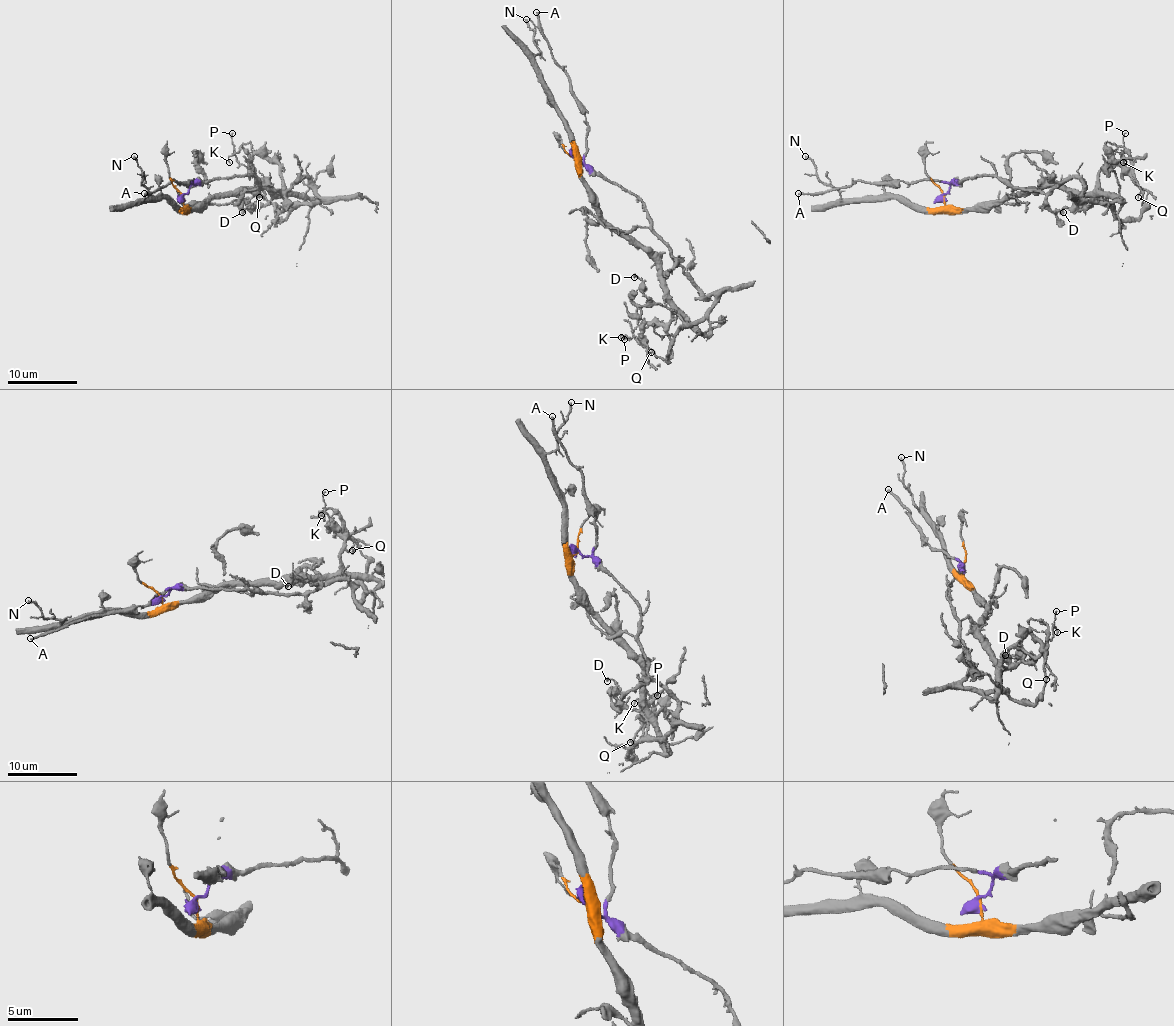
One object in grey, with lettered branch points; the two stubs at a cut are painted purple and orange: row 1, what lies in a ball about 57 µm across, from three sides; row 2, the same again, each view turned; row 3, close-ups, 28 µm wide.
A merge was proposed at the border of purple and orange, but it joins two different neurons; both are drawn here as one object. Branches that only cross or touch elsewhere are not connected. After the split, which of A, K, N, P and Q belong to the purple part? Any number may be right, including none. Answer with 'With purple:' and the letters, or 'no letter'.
With purple: A

